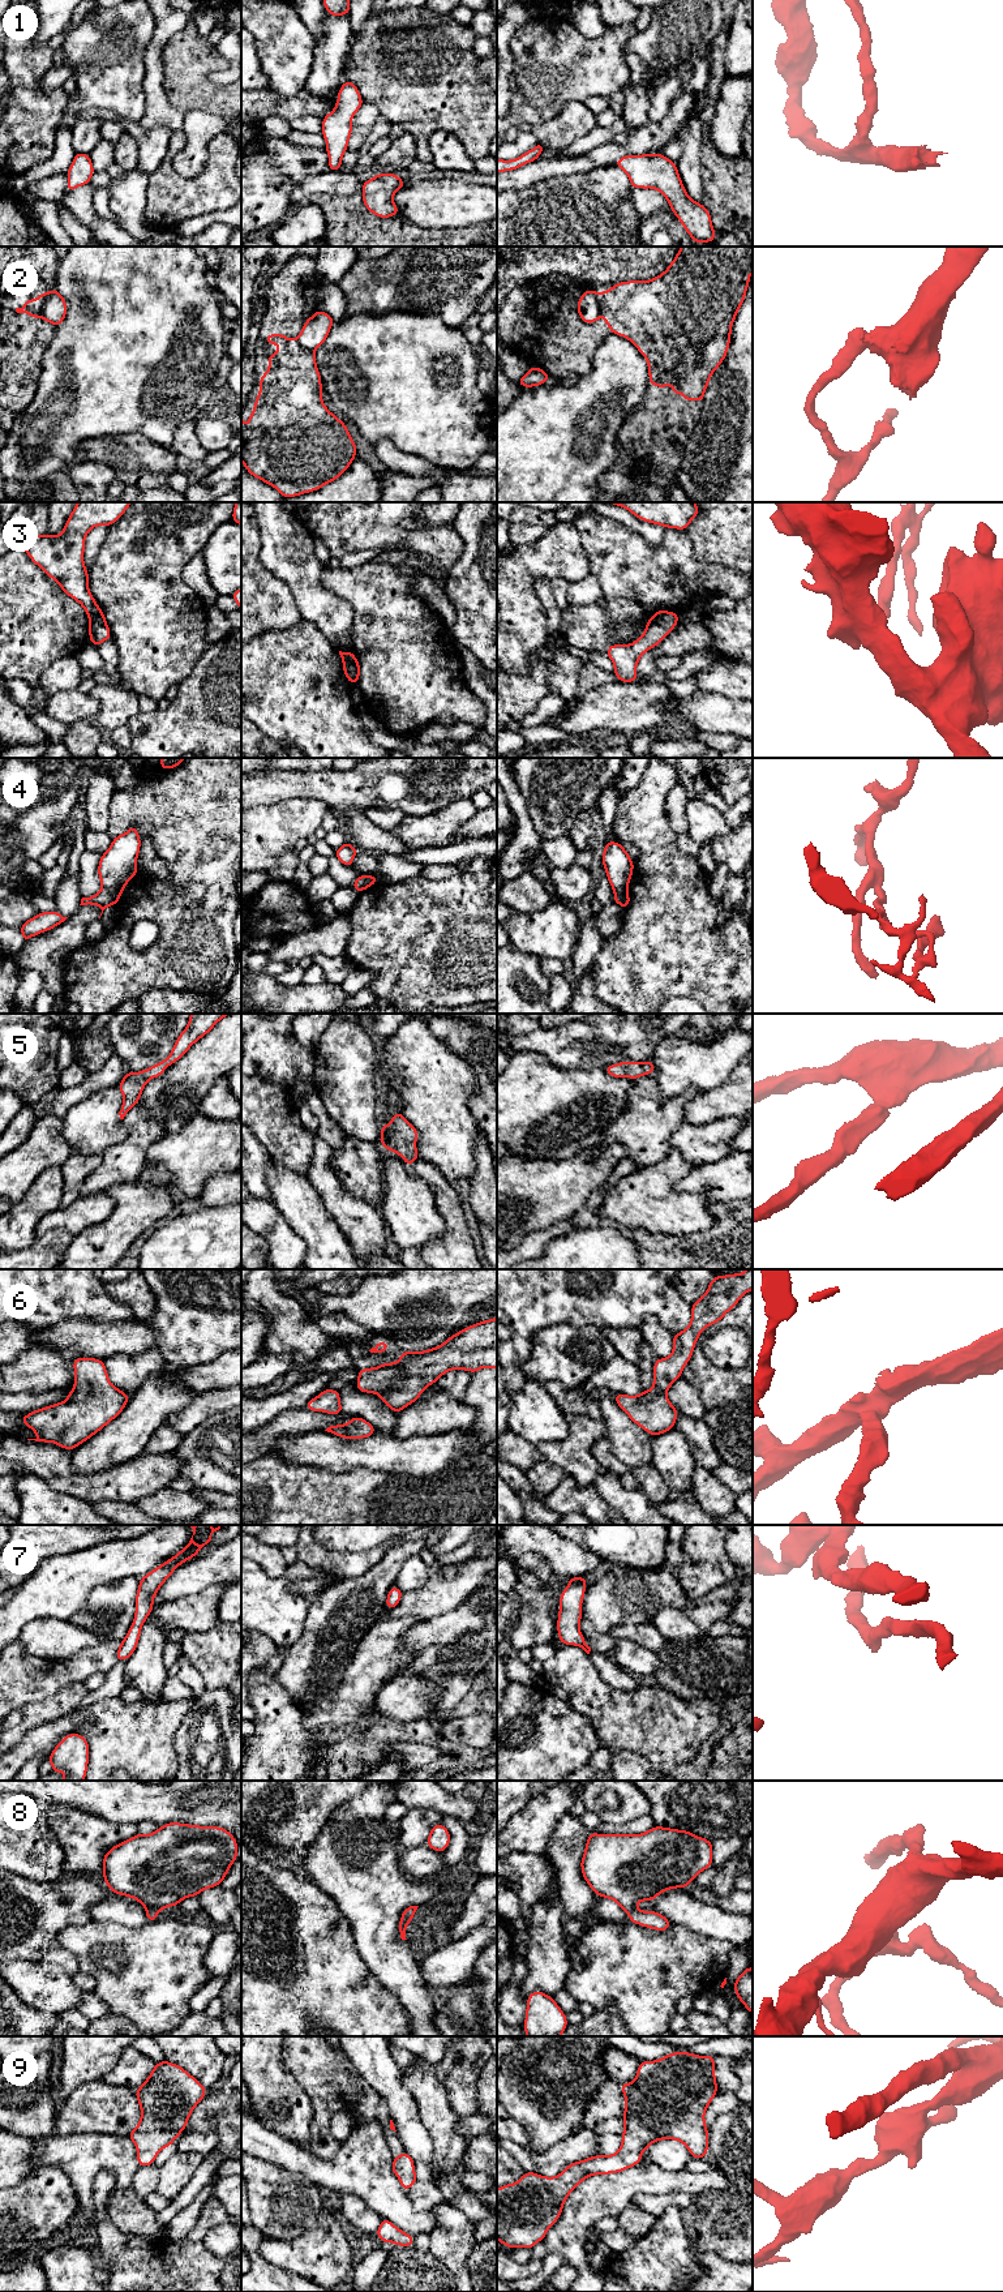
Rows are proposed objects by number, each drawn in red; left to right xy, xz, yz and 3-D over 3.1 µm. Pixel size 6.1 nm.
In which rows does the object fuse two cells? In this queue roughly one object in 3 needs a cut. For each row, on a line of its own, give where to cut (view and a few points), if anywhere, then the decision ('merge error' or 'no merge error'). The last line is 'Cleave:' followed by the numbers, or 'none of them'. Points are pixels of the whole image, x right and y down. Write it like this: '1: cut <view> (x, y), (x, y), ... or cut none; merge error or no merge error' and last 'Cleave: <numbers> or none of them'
1: cut none; no merge error
2: cut xy (50, 292), (43, 304), (42, 317); merge error
3: cut xz (356, 660), (356, 665), (346, 675); merge error
4: cut xy (103, 887), (120, 894); merge error
5: cut none; no merge error
6: cut none; no merge error
7: cut none; no merge error
8: cut none; no merge error
9: cut none; no merge error
Cleave: 2, 3, 4

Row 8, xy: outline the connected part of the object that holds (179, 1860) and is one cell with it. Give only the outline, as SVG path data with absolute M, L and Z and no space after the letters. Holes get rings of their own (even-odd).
M168 1822L163 1826L159 1826L157 1832L151 1834L136 1834L128 1841L120 1842L108 1850L103 1858L103 1877L106 1885L110 1888L112 1893L121 1894L125 1897L130 1897L138 1901L146 1908L147 1922L154 1922L158 1919L158 1912L166 1907L177 1906L184 1898L197 1897L202 1890L222 1885L223 1878L227 1876L230 1867L232 1863L237 1860L237 1842L235 1837L226 1829L219 1826L198 1826L198 1825L188 1825L180 1822Z

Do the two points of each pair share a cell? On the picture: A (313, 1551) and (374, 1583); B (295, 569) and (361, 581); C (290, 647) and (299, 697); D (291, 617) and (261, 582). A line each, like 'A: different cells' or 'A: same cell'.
A: different cells
B: different cells
C: same cell
D: same cell

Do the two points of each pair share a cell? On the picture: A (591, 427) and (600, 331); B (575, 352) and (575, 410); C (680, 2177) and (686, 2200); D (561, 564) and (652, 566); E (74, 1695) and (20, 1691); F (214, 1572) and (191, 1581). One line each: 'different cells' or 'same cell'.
A: different cells
B: different cells
C: different cells
D: different cells
E: different cells
F: same cell

